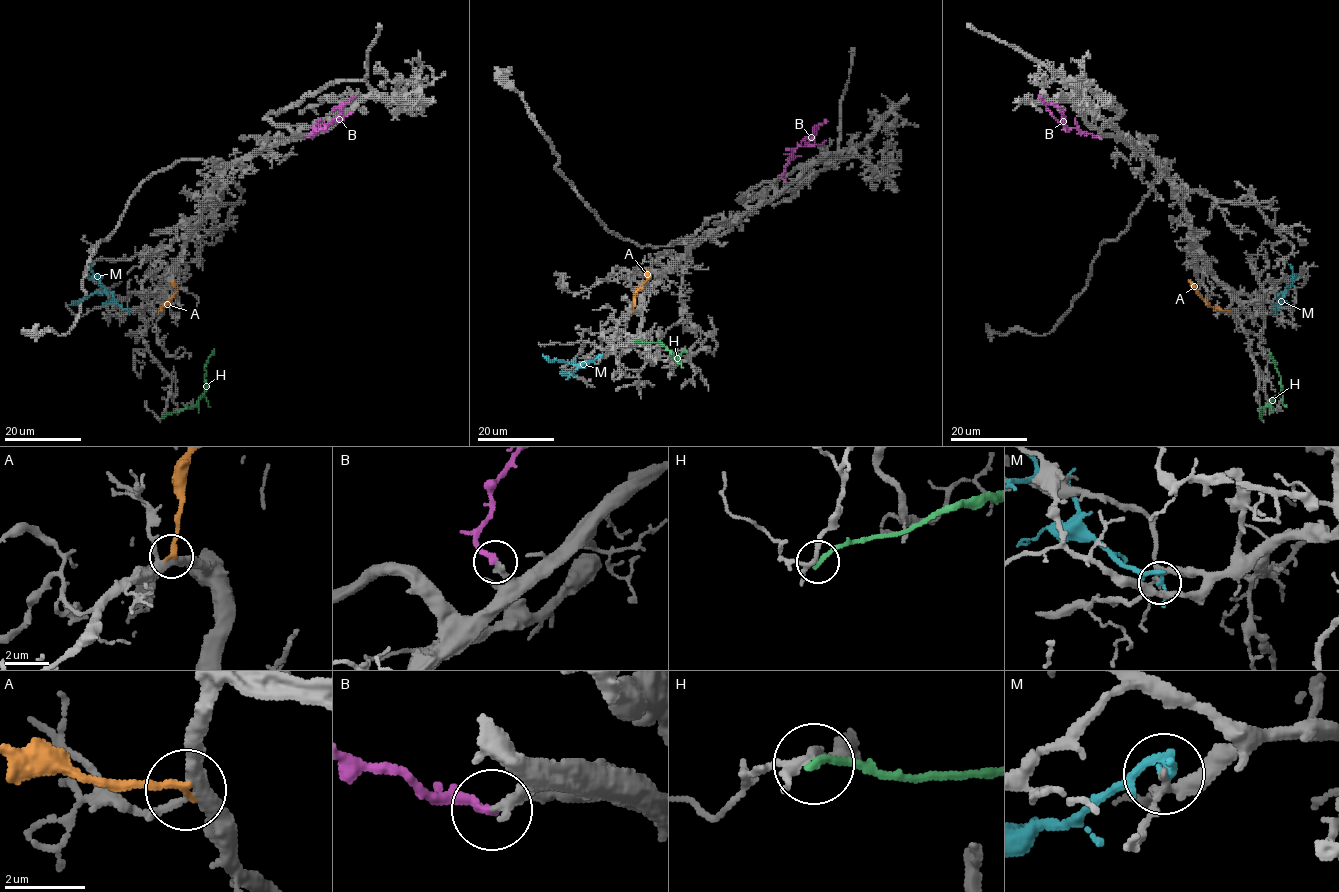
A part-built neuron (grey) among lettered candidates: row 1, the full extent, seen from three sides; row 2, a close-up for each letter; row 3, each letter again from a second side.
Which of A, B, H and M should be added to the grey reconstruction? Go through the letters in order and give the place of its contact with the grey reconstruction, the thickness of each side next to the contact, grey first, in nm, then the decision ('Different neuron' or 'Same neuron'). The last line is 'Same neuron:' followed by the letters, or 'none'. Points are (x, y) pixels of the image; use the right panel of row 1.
A: Touches grey at (1229, 311). Thickness 320 nm (grey) against 240 nm. Different neuron
B: Touches grey at (1099, 137). Thickness 280 nm (grey) against 260 nm. Same neuron
H: Touches grey at (1261, 418). Thickness 170 nm (grey) against 200 nm. Different neuron
M: Touches grey at (1275, 311). Thickness 140 nm (grey) against 160 nm. Different neuron
Same neuron: B

